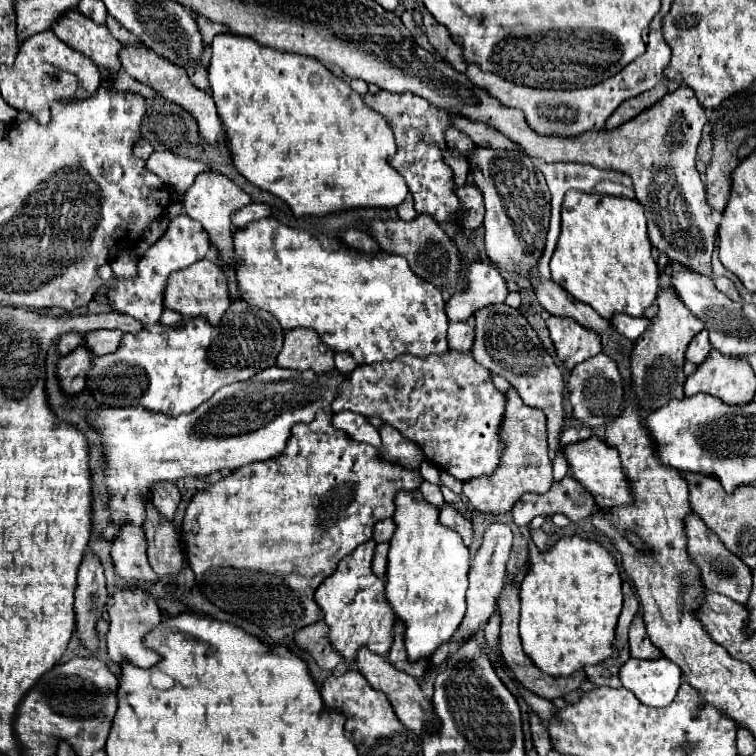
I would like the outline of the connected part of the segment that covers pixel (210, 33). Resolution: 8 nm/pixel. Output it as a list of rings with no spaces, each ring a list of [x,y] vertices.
[[[196,14],[196,24],[198,24],[198,30],[200,30],[200,34],[202,34],[202,44],[204,44],[204,48],[208,48],[208,46],[212,44],[212,38],[214,38],[216,34],[230,32],[226,26],[214,24],[214,22],[210,22],[208,18],[204,18],[204,16],[200,16],[200,14]]]

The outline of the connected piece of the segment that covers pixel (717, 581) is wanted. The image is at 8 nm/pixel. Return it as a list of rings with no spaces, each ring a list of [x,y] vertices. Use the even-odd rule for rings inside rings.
[[[696,512],[686,516],[684,530],[686,530],[686,538],[688,538],[688,544],[686,544],[688,556],[700,568],[700,578],[704,582],[704,588],[708,588],[710,592],[724,594],[738,604],[746,604],[750,590],[752,590],[750,568],[738,556],[734,556],[730,550],[726,550],[726,546],[720,542],[720,538],[702,522],[702,518]]]

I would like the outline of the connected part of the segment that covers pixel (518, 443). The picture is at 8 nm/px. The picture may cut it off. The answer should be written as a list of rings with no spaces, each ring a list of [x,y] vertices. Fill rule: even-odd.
[[[514,388],[506,394],[502,444],[504,444],[502,464],[492,476],[464,482],[464,496],[478,512],[490,512],[490,514],[510,512],[514,502],[522,494],[526,492],[546,494],[552,486],[552,462],[548,458],[548,442],[546,442],[546,416],[542,410],[526,406]]]

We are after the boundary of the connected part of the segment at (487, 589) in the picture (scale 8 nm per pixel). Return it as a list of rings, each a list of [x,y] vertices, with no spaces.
[[[488,526],[486,528],[484,542],[470,564],[470,588],[466,592],[468,610],[466,610],[466,616],[458,628],[460,642],[464,642],[470,636],[476,636],[480,632],[480,628],[486,624],[486,620],[490,620],[490,616],[494,614],[496,600],[498,600],[498,596],[504,588],[504,582],[506,582],[506,562],[508,562],[510,546],[512,546],[512,530],[508,526]]]

